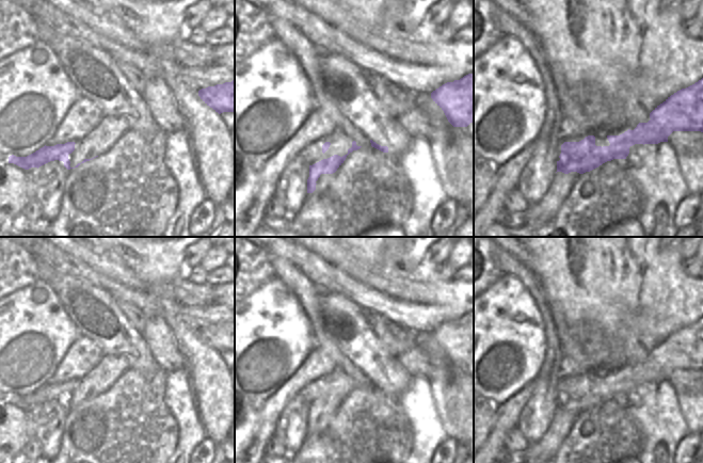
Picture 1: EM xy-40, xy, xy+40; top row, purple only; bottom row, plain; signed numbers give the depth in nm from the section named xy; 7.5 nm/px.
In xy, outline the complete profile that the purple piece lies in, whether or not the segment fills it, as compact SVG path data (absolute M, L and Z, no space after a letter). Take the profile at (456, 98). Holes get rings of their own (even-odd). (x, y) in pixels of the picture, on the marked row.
M474 73L443 84L431 93L431 98L453 127L474 124Z

